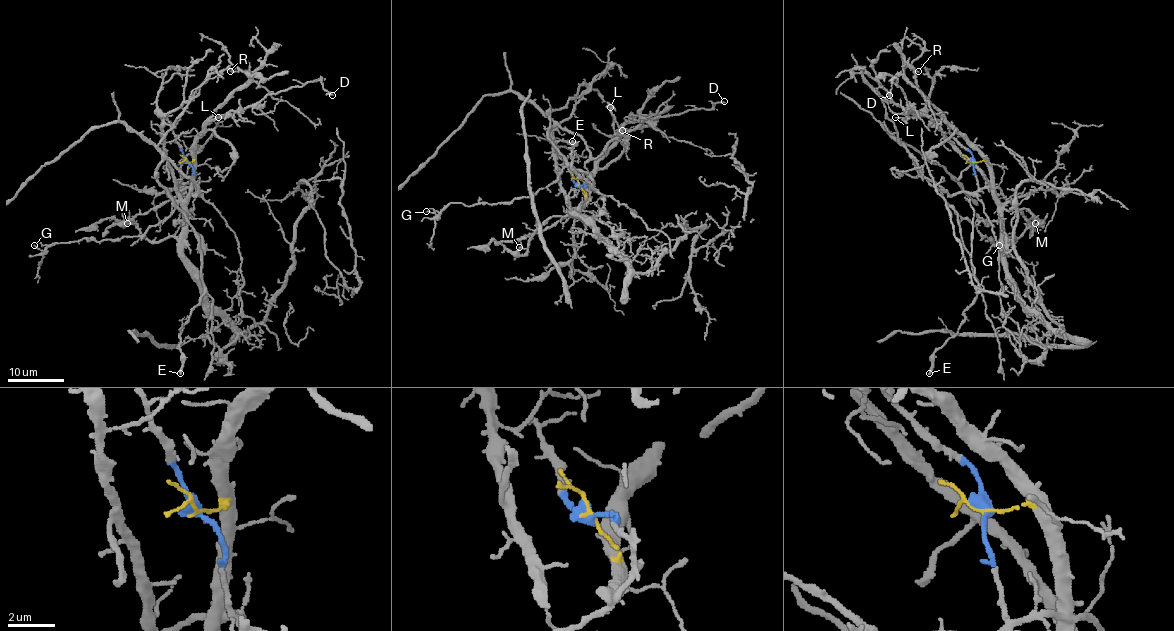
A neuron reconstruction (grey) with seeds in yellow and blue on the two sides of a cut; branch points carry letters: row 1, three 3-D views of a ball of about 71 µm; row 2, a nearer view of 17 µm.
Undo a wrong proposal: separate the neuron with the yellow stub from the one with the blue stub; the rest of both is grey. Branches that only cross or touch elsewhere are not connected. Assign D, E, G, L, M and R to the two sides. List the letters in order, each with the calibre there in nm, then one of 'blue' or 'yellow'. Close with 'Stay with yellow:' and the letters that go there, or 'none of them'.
D: 190 nm thick; yellow
E: 300 nm thick; blue
G: 100 nm thick; blue
L: 110 nm thick; yellow
M: 130 nm thick; yellow
R: 110 nm thick; yellow
Stay with yellow: D, L, M, R

